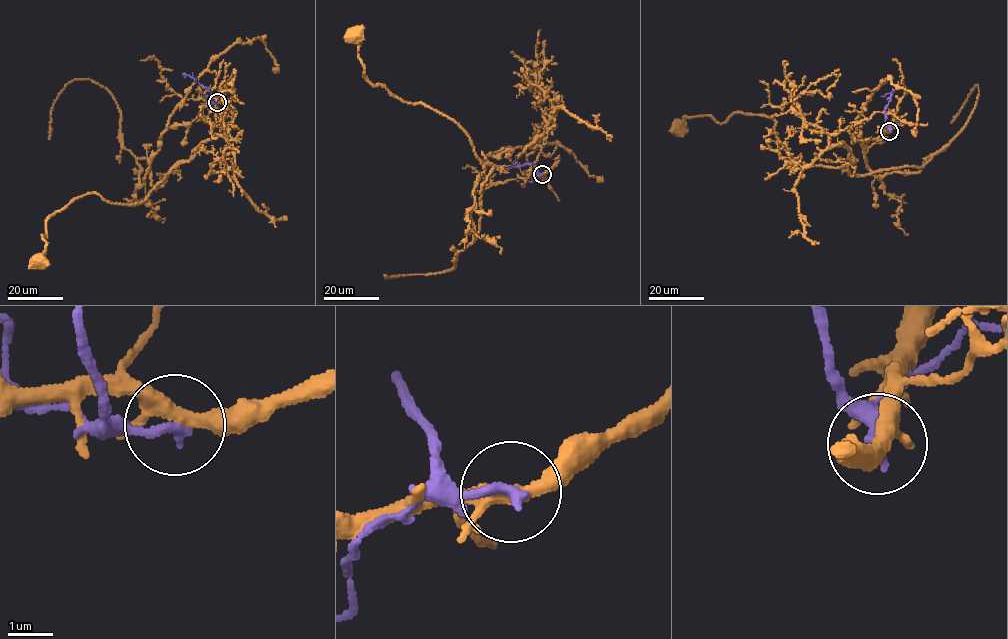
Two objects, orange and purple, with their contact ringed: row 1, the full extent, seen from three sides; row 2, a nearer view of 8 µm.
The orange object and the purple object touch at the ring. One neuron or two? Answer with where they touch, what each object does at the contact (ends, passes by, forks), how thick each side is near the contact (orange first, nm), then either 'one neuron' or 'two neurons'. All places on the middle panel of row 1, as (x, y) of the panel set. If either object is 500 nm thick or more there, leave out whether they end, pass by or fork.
(542, 174) | orange forks | purple ends | 300/260 nm | two neurons

